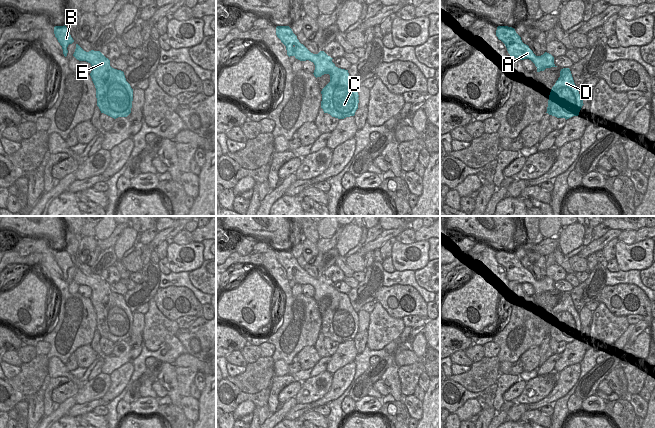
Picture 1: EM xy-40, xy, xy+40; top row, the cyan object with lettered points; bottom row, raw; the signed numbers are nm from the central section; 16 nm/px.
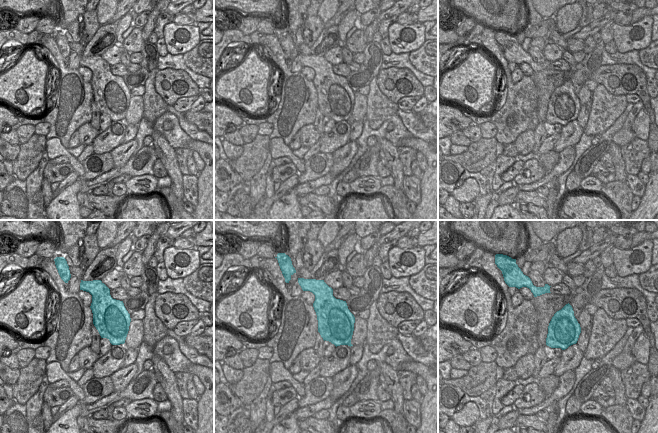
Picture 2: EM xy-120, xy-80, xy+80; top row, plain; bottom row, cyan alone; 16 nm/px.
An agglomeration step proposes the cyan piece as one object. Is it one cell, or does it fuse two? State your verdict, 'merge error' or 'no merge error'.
no merge error

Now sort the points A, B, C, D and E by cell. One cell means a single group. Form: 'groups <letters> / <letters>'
groups A B C D E

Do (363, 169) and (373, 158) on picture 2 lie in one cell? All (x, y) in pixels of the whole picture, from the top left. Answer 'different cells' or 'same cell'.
same cell

